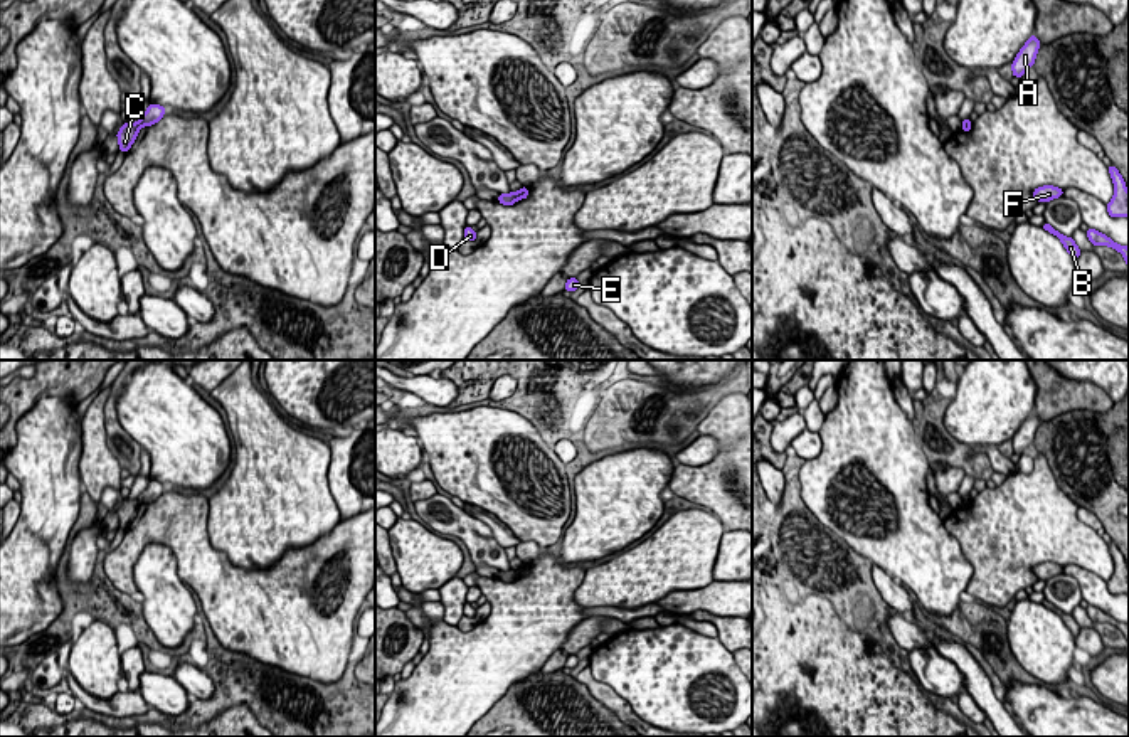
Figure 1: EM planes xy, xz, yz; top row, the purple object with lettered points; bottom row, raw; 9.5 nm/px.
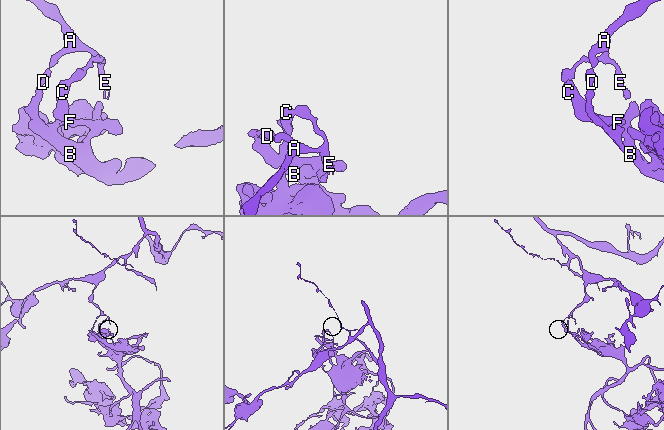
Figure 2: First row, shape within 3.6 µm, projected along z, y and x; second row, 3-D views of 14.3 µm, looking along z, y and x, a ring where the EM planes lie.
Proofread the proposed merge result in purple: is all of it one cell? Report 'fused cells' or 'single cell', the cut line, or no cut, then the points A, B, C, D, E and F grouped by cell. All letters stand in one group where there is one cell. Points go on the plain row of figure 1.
fused cells | xy (137, 498), (140, 503) | A E / B C D F

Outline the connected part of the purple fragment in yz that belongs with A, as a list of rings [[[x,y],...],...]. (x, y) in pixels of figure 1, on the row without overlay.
[[[1035,411],[1026,417],[1026,421],[1021,424],[1018,432],[1011,439],[1011,448],[1015,454],[1023,454],[1023,451],[1035,441],[1040,422],[1042,421]]]

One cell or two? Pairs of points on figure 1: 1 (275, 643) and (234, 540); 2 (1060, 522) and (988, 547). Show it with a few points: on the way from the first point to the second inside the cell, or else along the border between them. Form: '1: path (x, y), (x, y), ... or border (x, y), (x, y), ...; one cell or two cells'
1: border (214, 547), (246, 569), (268, 569), (283, 557); two cells
2: path (1042, 522), (1022, 522), (1007, 532); one cell

